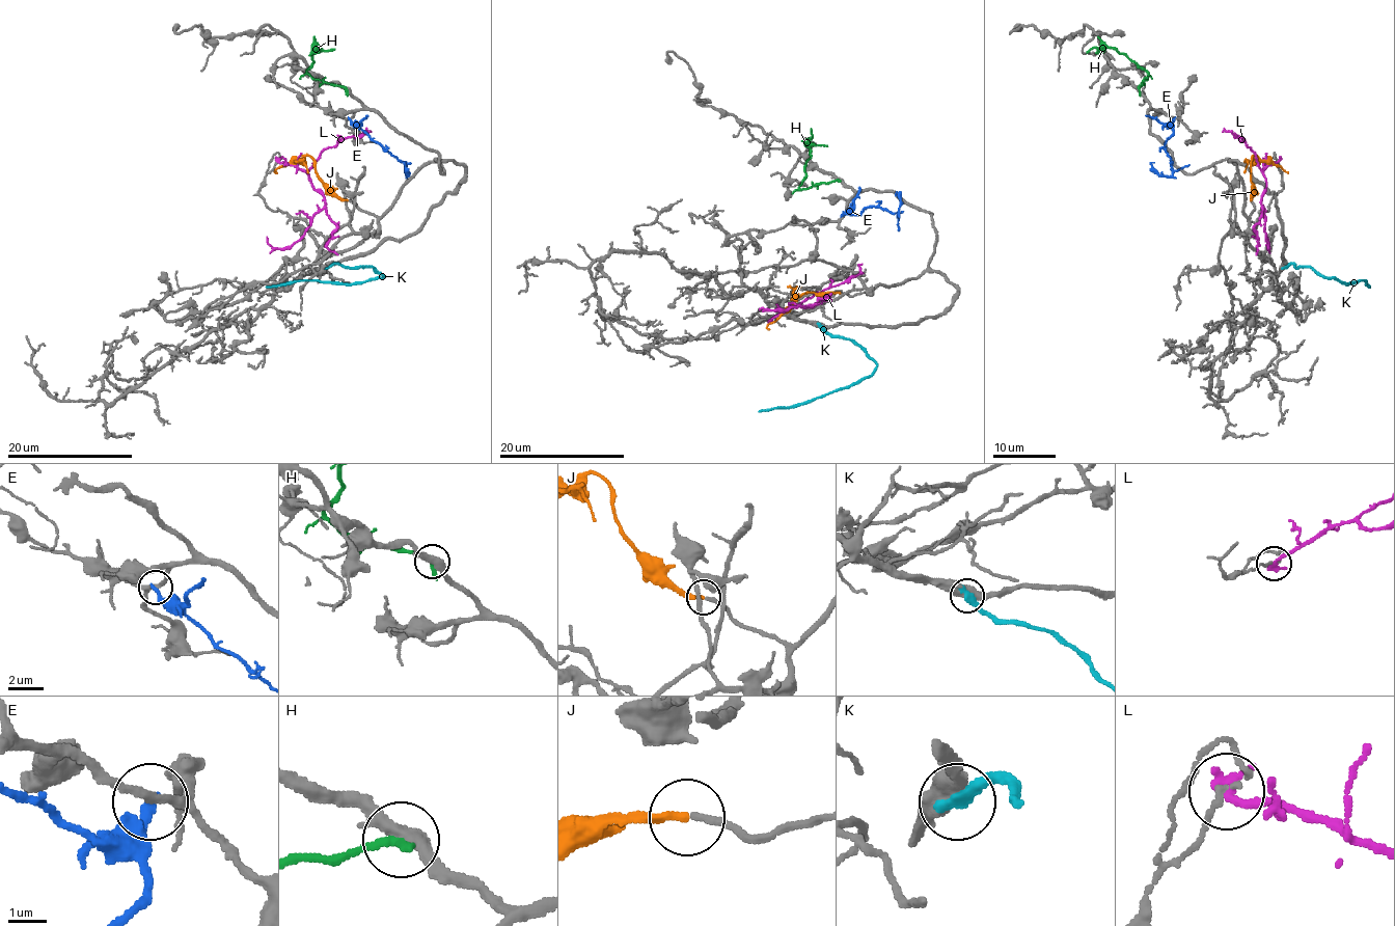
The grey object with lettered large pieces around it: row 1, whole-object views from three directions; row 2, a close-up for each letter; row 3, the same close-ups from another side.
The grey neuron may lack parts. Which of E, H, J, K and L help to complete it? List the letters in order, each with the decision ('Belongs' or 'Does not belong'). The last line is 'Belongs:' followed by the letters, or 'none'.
E: Does not belong
H: Does not belong
J: Belongs
K: Belongs
L: Does not belong
Belongs: J, K

